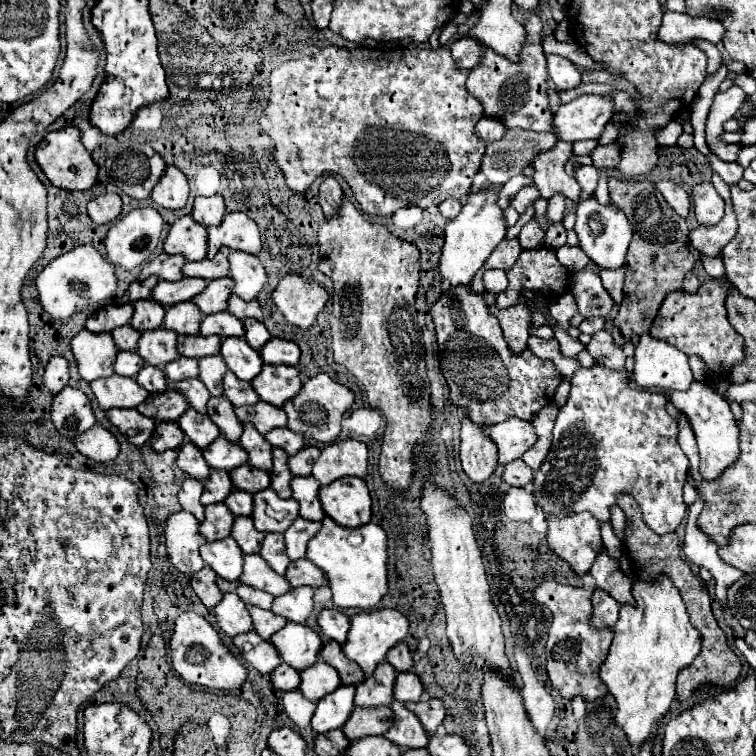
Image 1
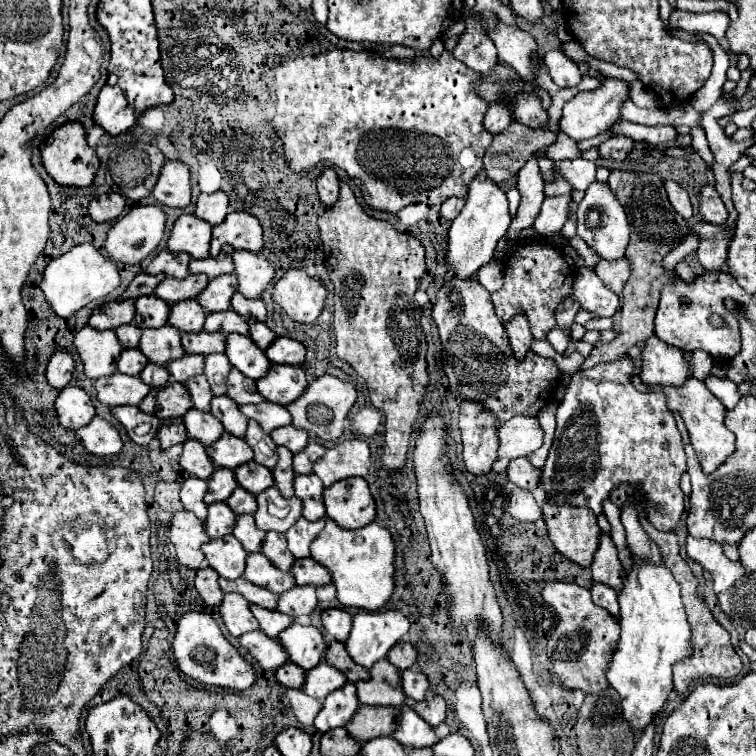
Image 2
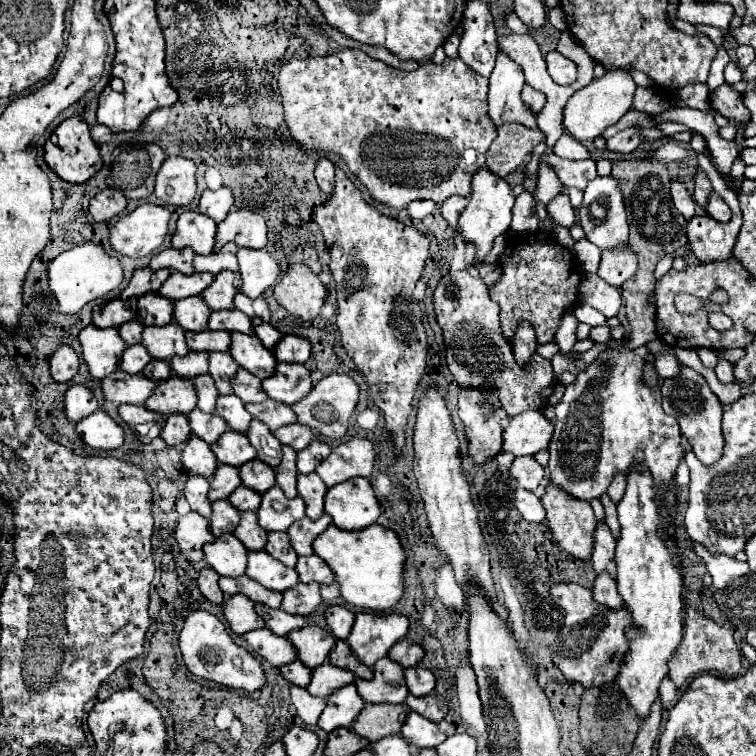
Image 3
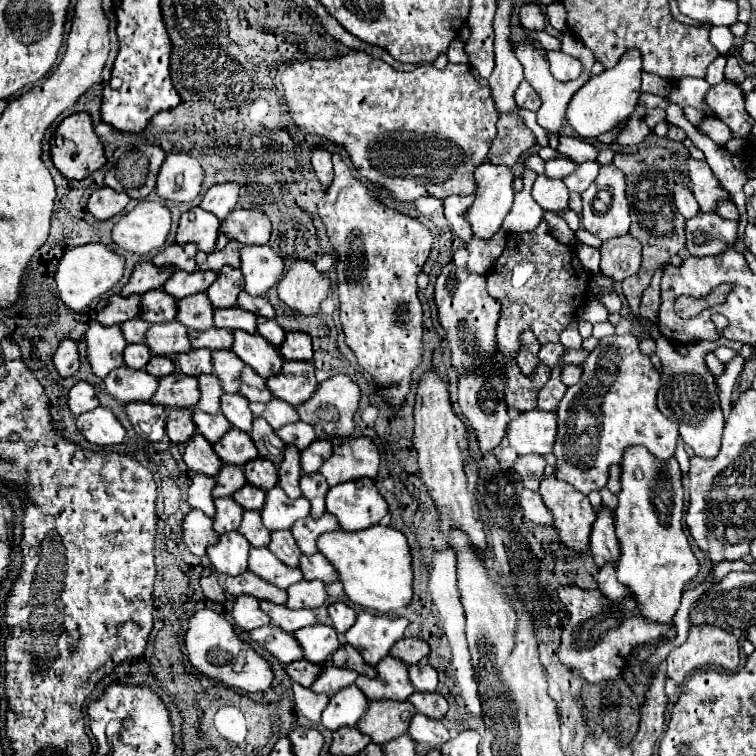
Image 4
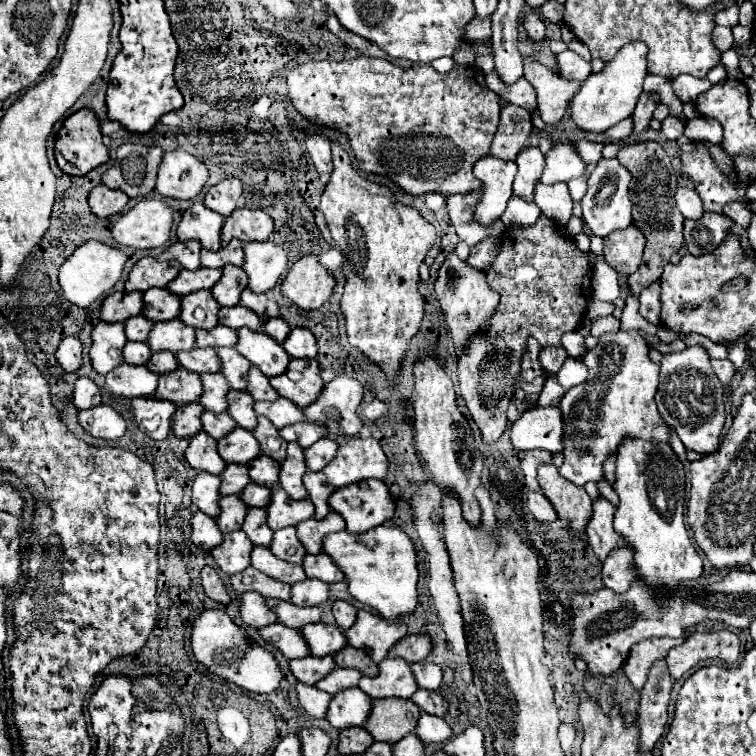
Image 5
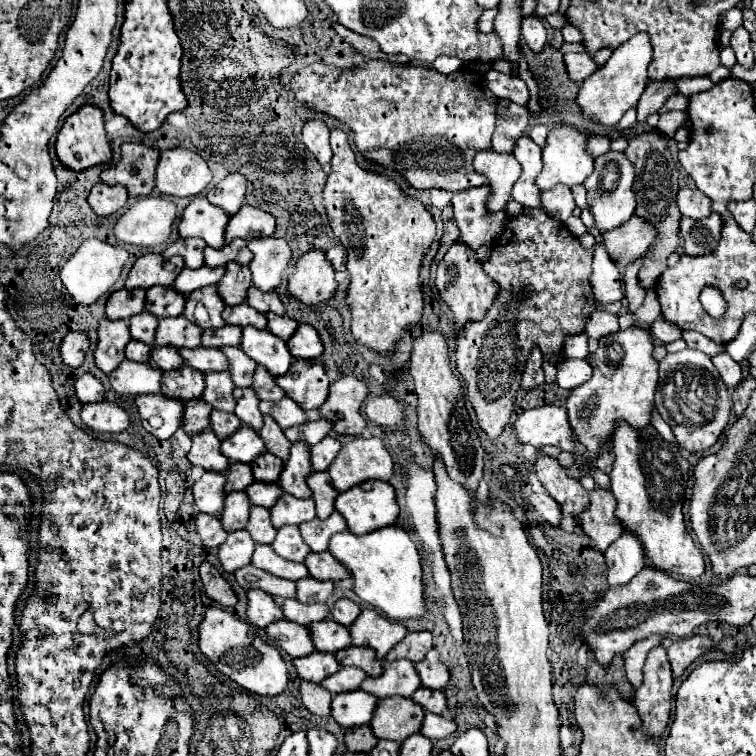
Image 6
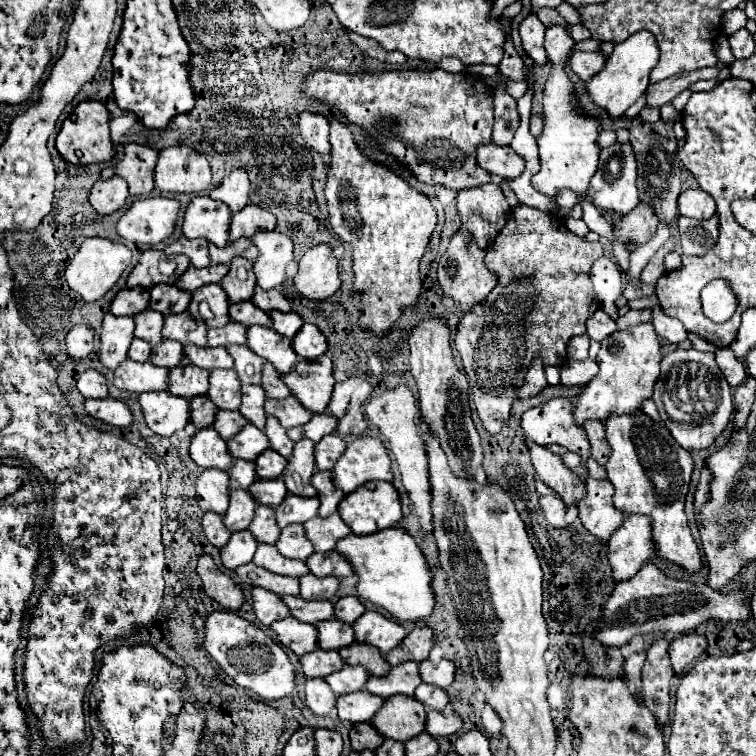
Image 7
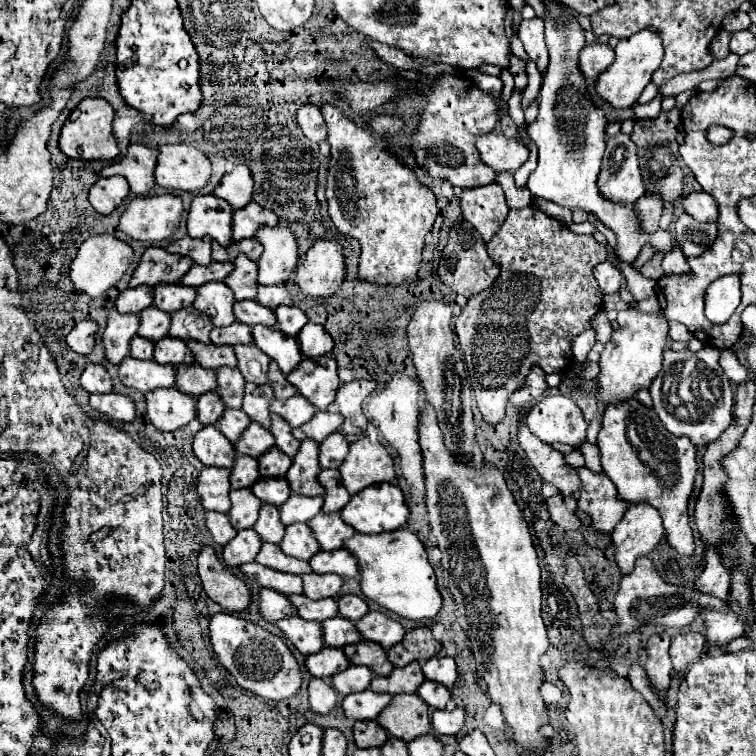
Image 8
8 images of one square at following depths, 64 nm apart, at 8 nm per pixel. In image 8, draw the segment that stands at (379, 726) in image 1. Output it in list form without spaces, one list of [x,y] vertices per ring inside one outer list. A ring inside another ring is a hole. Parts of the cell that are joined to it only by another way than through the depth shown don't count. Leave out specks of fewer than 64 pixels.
[[[396,694],[388,708],[378,716],[378,724],[388,730],[388,734],[410,742],[416,736],[424,736],[432,730],[430,710],[424,700],[416,694]]]

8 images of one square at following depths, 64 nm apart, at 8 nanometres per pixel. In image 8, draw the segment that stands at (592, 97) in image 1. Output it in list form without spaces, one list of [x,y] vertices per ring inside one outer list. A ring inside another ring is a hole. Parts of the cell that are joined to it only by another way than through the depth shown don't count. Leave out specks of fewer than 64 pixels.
[[[640,30],[628,38],[622,38],[618,46],[614,48],[616,60],[614,64],[604,70],[596,80],[596,92],[608,100],[614,108],[630,108],[642,90],[652,82],[654,70],[660,66],[660,60],[664,58],[664,46],[660,44],[660,36],[648,30]]]

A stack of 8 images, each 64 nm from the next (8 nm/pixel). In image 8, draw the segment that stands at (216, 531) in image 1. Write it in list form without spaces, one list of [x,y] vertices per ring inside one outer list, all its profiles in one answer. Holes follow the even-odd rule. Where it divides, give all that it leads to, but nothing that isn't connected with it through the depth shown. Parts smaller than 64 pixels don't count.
[[[250,488],[230,490],[230,500],[232,500],[232,508],[230,508],[232,526],[236,530],[252,528],[256,524],[256,516],[260,512],[262,502],[252,494]]]

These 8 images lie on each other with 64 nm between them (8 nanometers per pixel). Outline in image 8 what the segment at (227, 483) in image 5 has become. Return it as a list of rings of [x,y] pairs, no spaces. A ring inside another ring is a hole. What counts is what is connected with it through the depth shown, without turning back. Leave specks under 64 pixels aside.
[[[238,456],[232,468],[232,488],[250,488],[258,480],[258,460],[252,456]]]

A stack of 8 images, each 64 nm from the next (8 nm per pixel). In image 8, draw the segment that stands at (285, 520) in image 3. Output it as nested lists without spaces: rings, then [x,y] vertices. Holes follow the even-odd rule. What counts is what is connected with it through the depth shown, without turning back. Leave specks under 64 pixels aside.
[[[292,494],[282,506],[280,506],[280,520],[282,524],[290,526],[294,522],[308,522],[312,516],[316,516],[322,510],[322,496],[296,496]]]

